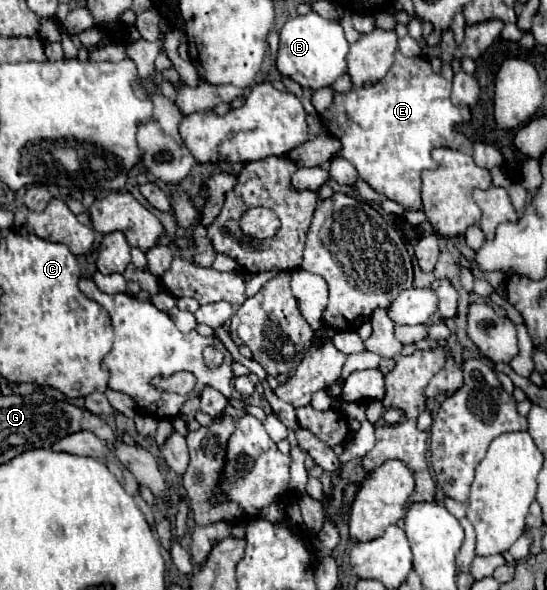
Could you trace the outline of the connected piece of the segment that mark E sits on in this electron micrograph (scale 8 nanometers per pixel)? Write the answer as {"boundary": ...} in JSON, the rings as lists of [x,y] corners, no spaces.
{"boundary":[[[400,51],[394,53],[394,65],[386,73],[384,79],[380,79],[374,85],[368,87],[354,87],[348,95],[336,93],[332,107],[324,113],[322,121],[326,129],[340,139],[342,149],[340,157],[354,163],[358,169],[360,179],[364,179],[374,191],[386,195],[388,199],[408,207],[408,209],[422,209],[420,199],[420,173],[424,169],[434,169],[434,161],[430,157],[432,147],[452,147],[464,153],[472,153],[472,143],[462,135],[454,131],[456,123],[462,123],[468,119],[468,109],[452,105],[450,99],[450,81],[444,79],[442,73],[434,73],[430,67],[430,61],[424,57],[404,57]]]}

